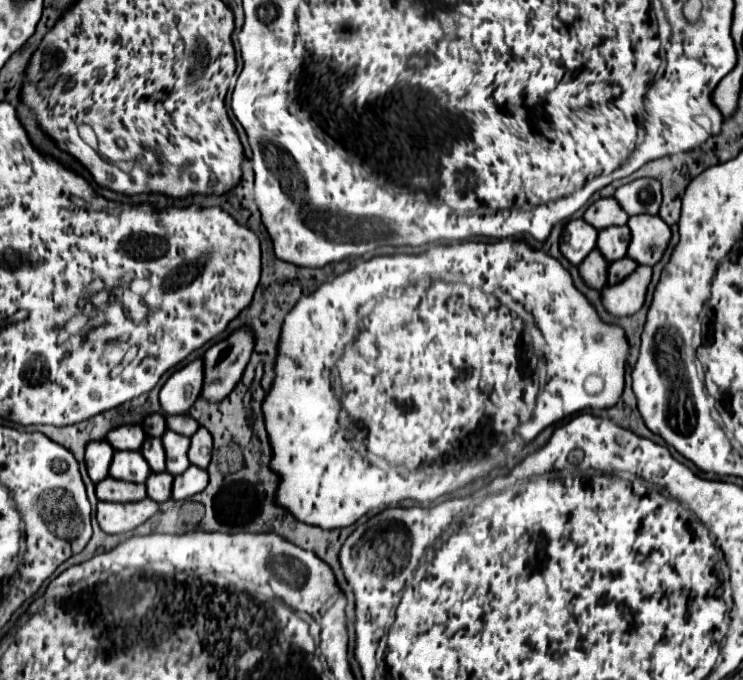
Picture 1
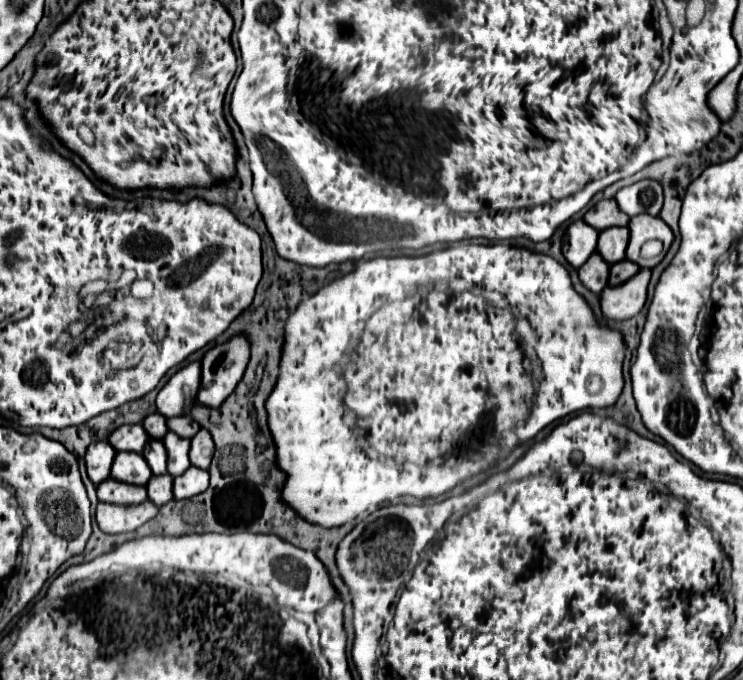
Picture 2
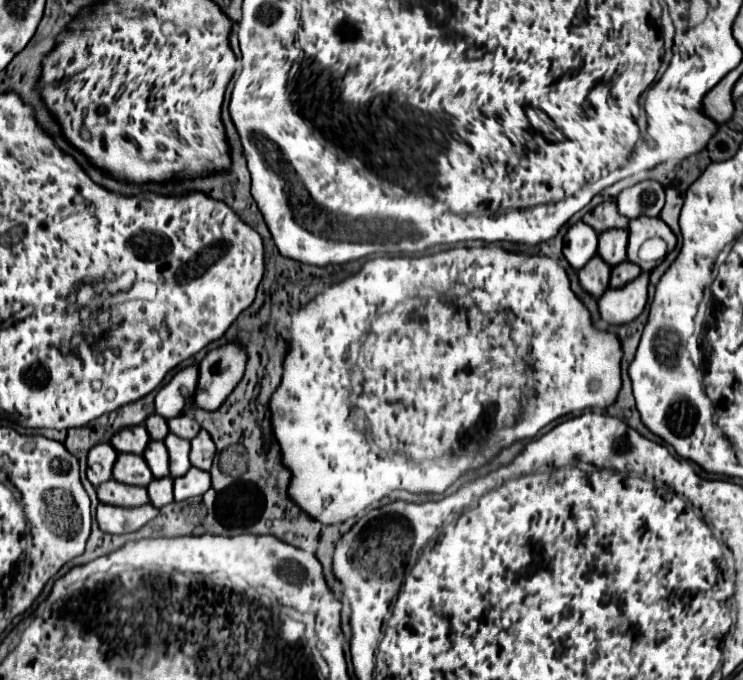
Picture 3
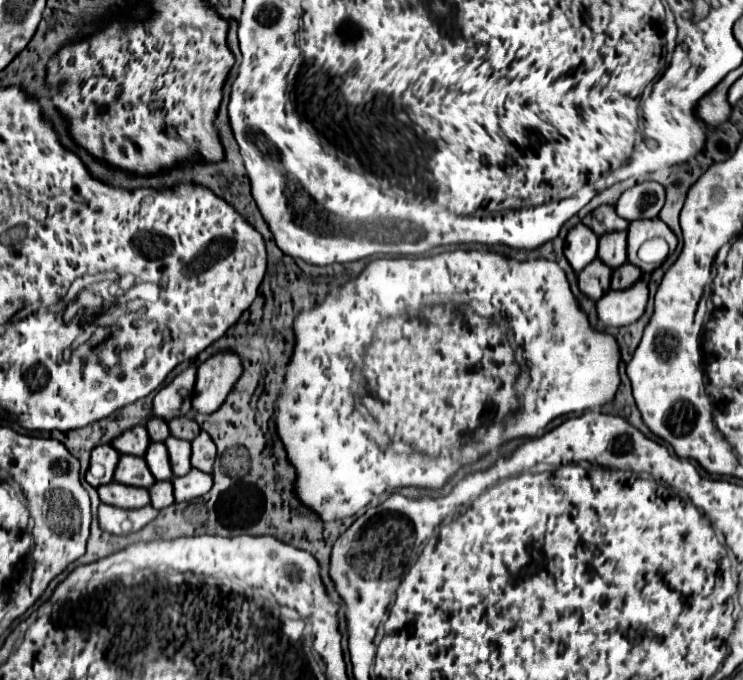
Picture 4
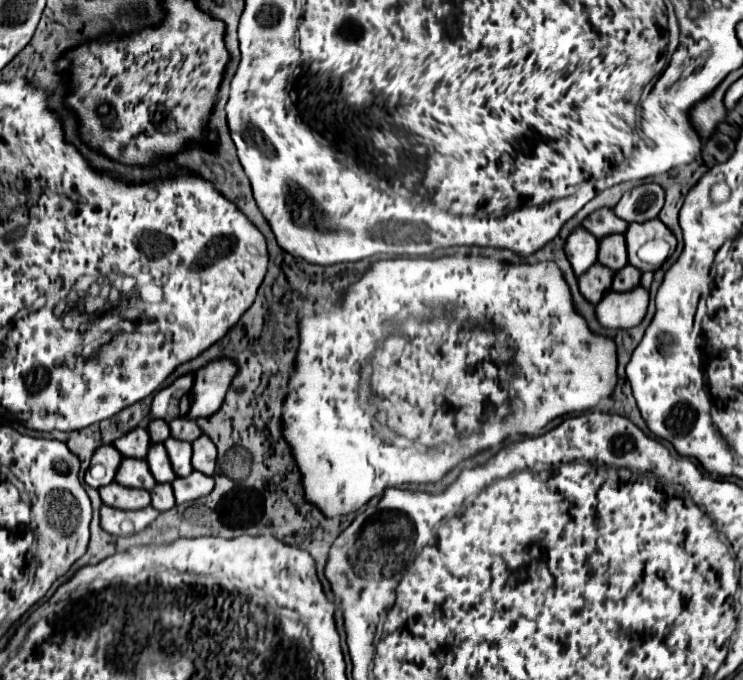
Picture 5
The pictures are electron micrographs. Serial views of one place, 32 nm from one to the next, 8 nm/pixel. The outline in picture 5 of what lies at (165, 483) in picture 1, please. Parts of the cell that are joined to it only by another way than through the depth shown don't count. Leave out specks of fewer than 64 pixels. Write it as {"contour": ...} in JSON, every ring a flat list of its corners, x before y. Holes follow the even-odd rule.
{"contour":[[156,484,156,488,150,494,152,494,152,506,158,512,166,512,166,510,174,508,174,504,176,504,170,484]]}

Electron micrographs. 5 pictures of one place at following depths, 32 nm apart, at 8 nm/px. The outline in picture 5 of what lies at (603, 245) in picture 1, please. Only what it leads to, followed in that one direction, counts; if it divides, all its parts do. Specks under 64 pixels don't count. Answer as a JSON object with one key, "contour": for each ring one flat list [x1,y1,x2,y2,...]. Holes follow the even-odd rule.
{"contour":[[624,234,620,236,606,236,600,240,600,252,598,252,598,262,612,272,622,270,628,264,628,254,626,254,626,242]]}

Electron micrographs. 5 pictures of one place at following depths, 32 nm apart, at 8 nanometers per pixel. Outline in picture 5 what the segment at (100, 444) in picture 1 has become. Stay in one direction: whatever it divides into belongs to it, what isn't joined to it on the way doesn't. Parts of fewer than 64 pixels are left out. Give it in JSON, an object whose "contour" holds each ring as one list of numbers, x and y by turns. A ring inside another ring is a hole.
{"contour":[[112,446,98,448,92,458,92,464,84,476,86,484,92,488,102,488,102,486,114,482,120,462,122,462,122,456,120,456,120,452,116,452,116,448,112,448]]}

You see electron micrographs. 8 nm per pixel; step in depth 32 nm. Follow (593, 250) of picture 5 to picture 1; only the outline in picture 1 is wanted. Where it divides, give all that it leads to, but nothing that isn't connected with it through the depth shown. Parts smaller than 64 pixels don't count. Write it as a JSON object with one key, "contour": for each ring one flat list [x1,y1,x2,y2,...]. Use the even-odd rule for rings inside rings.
{"contour":[[570,220,560,240,560,252,570,264,578,266,596,248,596,238,598,238,598,230,592,228,588,222]]}

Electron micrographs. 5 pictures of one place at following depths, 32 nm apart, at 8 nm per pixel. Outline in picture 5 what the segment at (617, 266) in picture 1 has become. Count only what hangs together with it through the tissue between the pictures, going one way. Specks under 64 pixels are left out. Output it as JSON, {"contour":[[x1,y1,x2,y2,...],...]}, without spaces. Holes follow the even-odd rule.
{"contour":[[630,264,626,268,622,268,622,272,614,274,614,282,612,282,612,290,614,292,630,292,634,288,640,286,640,276,642,272,632,268]]}

